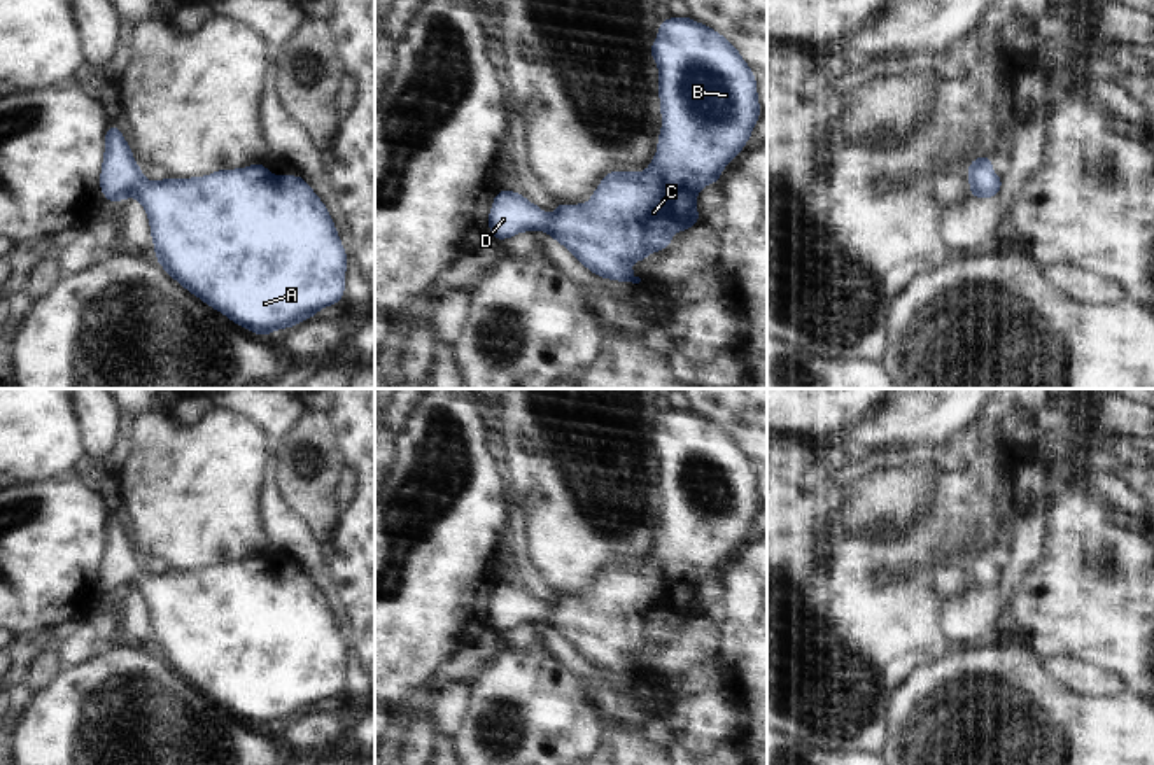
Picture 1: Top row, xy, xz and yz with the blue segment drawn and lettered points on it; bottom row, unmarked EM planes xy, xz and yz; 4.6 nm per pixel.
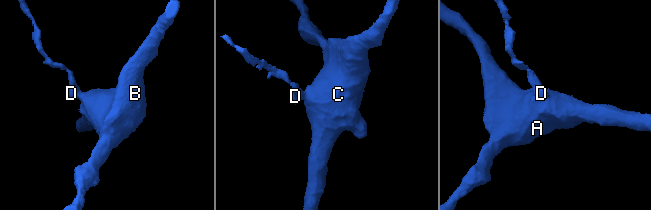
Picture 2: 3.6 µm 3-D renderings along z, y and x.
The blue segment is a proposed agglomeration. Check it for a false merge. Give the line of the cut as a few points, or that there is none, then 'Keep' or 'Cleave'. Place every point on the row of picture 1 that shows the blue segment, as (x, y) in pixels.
No split. Keep.

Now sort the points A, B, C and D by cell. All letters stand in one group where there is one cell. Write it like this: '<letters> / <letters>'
A B C D

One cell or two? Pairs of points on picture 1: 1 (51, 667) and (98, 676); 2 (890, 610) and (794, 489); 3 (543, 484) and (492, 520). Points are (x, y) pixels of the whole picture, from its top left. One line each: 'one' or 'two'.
1: two
2: one
3: two

